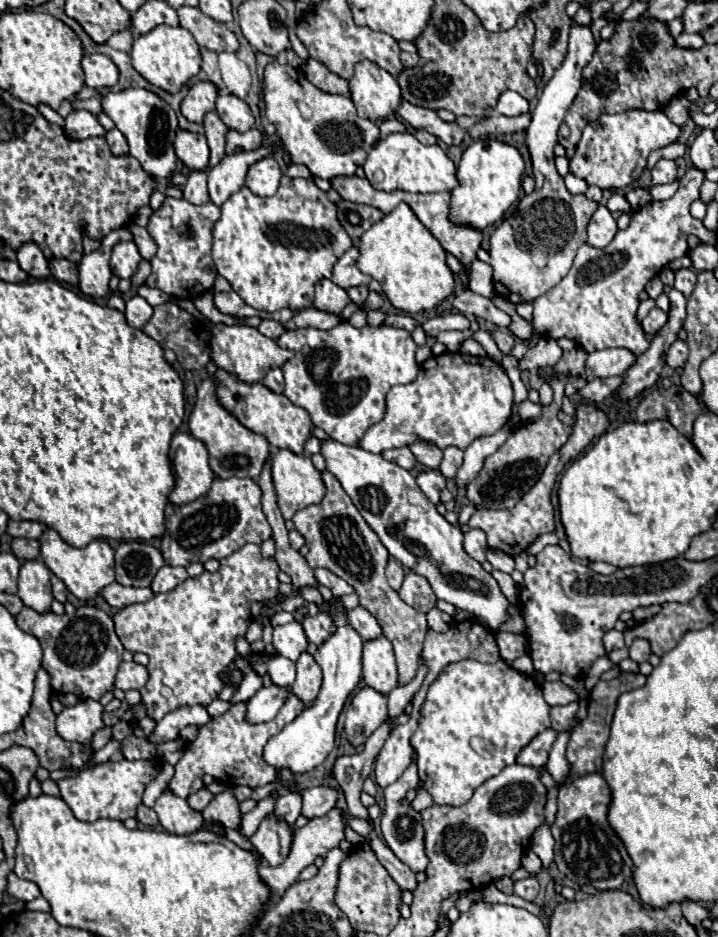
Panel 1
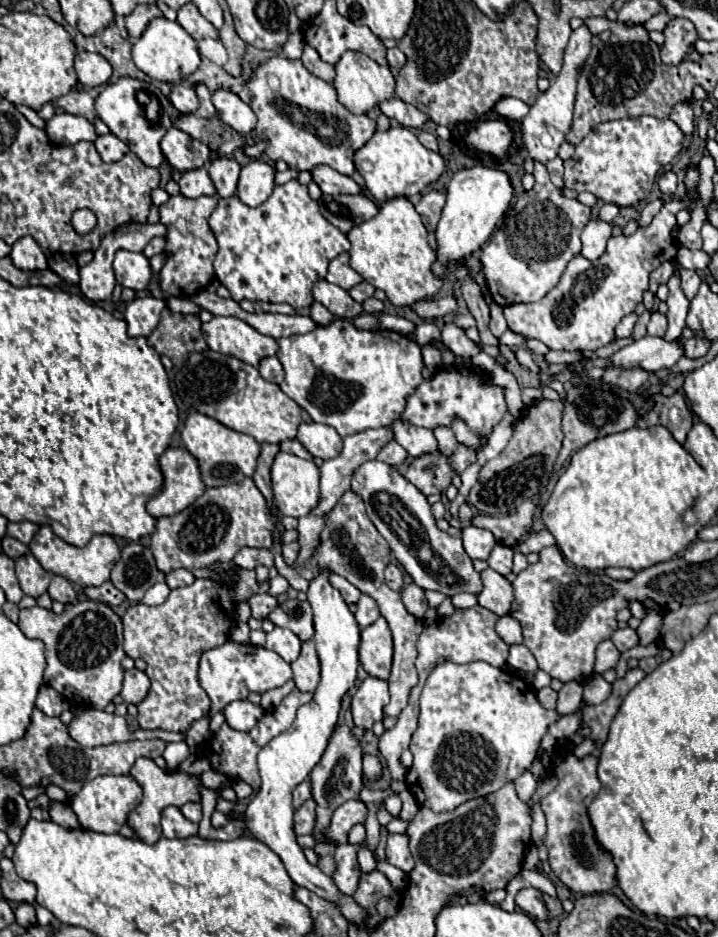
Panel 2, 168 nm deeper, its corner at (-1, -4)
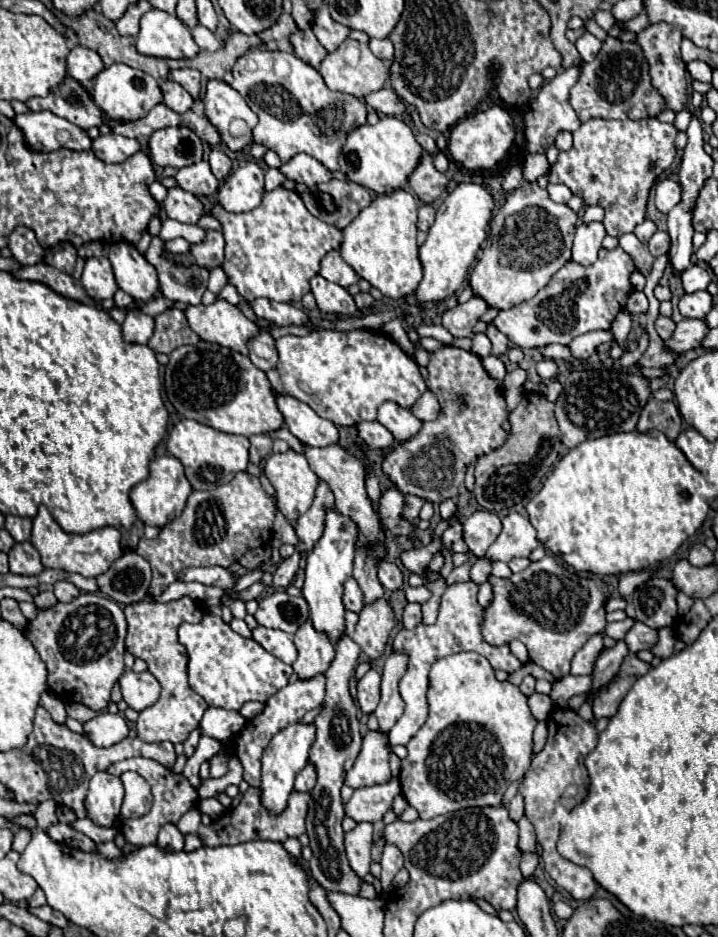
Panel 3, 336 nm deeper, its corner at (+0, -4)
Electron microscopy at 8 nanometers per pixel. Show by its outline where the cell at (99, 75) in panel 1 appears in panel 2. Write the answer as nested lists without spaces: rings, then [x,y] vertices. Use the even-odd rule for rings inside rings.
[[[78,52],[74,58],[74,68],[78,74],[78,82],[82,86],[102,86],[112,76],[112,66],[96,52]]]

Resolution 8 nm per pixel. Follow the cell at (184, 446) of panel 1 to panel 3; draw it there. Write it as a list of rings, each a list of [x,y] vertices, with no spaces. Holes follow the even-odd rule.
[[[165,454],[165,456],[151,460],[149,470],[151,470],[149,478],[139,482],[137,486],[133,486],[131,502],[133,502],[133,508],[137,510],[137,516],[145,524],[161,528],[161,526],[169,524],[171,520],[175,520],[183,512],[187,496],[193,492],[193,488],[183,472],[183,464],[179,460],[175,460],[175,456],[171,456],[171,454]]]

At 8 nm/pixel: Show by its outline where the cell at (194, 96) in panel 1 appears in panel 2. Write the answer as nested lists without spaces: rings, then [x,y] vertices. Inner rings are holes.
[[[176,84],[168,98],[178,112],[196,112],[196,108],[198,108],[198,98],[196,98],[196,92],[192,86]]]

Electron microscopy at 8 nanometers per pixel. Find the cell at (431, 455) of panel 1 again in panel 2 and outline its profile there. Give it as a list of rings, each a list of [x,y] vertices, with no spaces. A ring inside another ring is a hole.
[[[394,420],[390,424],[394,440],[412,456],[422,456],[428,452],[436,452],[438,450],[438,442],[432,434],[432,430],[422,428],[422,426],[414,426],[406,420]]]

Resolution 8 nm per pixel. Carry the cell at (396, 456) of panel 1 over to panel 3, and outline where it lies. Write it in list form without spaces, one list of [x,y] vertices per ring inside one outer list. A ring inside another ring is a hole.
[[[361,422],[357,430],[359,438],[373,450],[391,450],[395,446],[393,434],[379,422]]]

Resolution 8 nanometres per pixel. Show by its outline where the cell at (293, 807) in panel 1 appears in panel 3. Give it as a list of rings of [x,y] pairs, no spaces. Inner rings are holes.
[[[307,764],[307,766],[303,768],[303,772],[295,778],[295,790],[297,790],[297,792],[311,792],[313,786],[315,786],[315,778],[317,778],[315,768],[313,768],[311,764]]]

